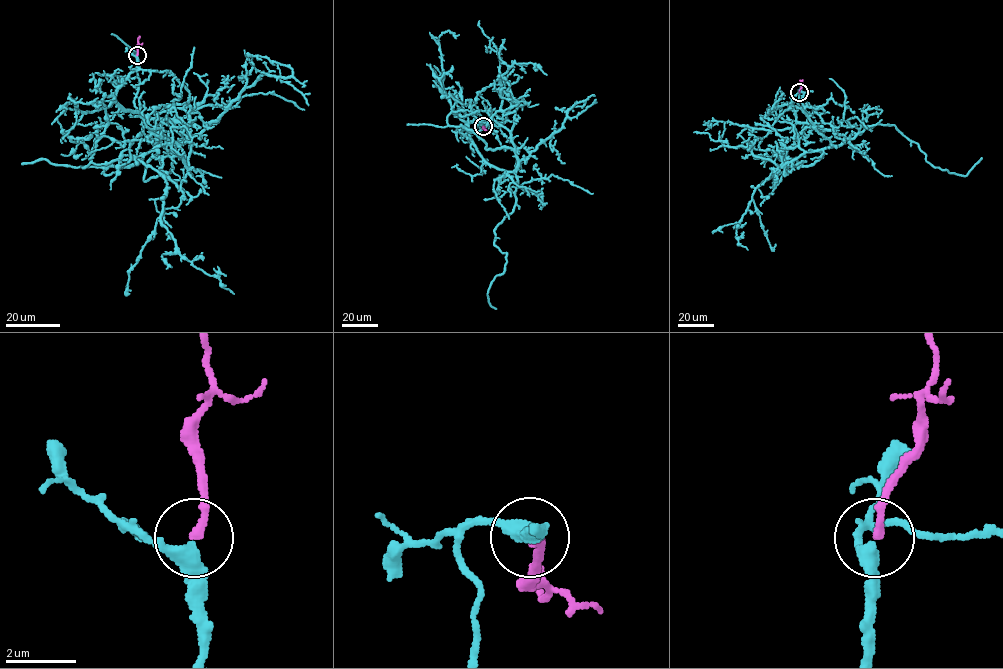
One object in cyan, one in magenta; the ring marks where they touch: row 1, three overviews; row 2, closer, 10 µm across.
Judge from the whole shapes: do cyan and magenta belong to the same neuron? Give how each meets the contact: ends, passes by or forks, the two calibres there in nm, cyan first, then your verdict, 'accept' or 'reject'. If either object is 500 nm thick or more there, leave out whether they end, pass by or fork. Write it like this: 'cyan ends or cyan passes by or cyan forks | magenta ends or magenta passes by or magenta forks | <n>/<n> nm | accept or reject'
cyan passes by | magenta ends | 380/220 nm | accept

